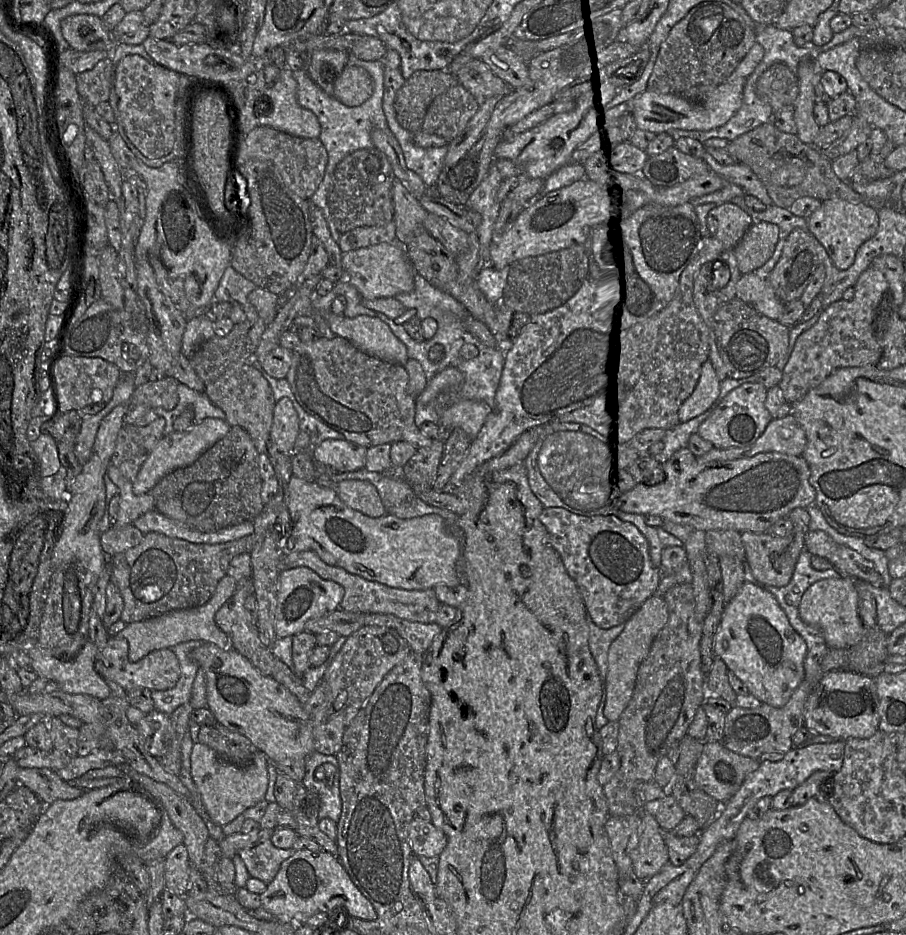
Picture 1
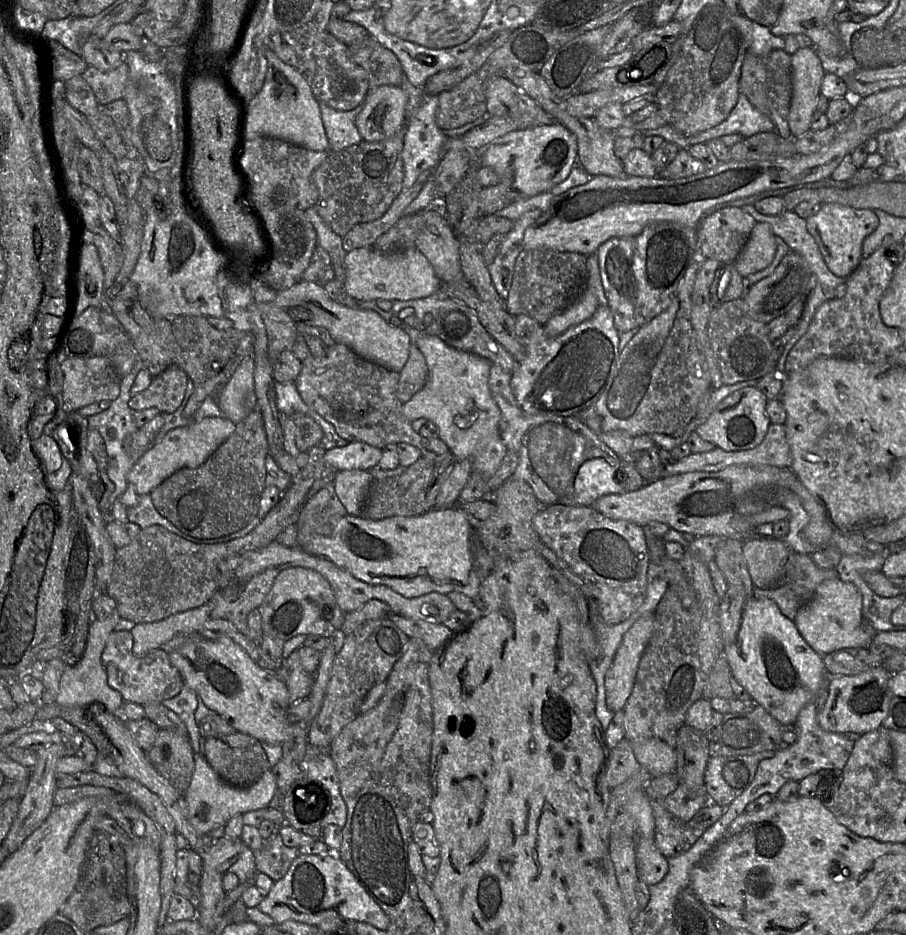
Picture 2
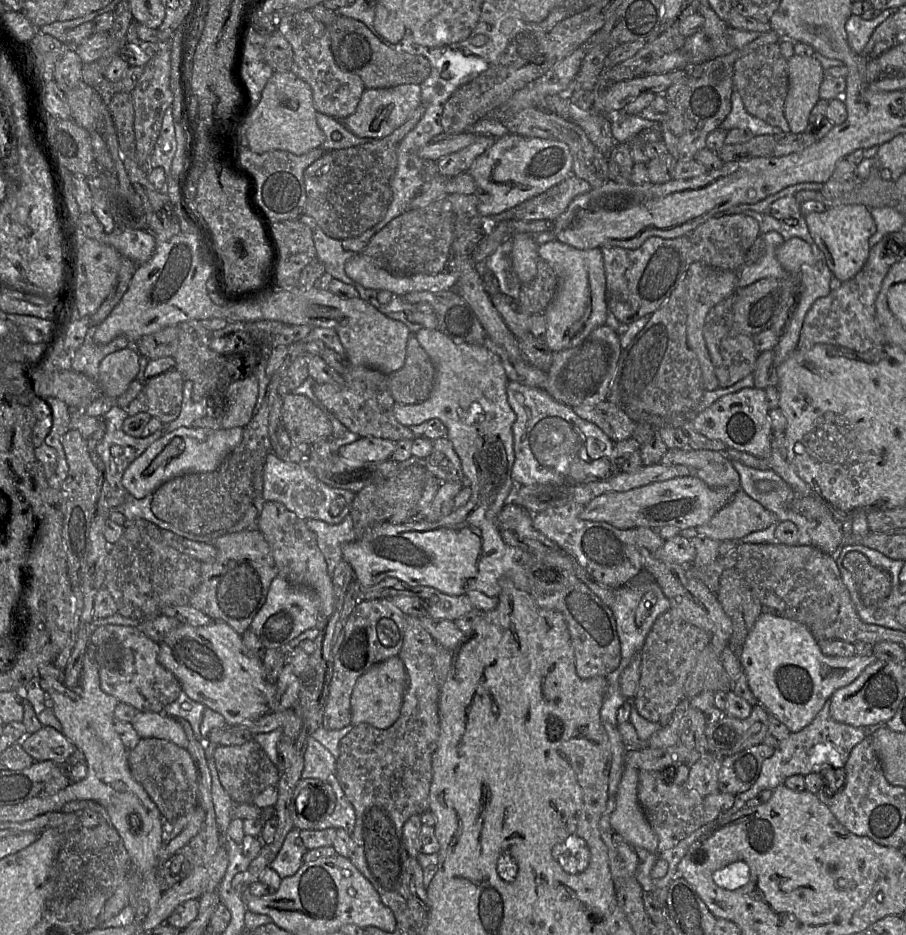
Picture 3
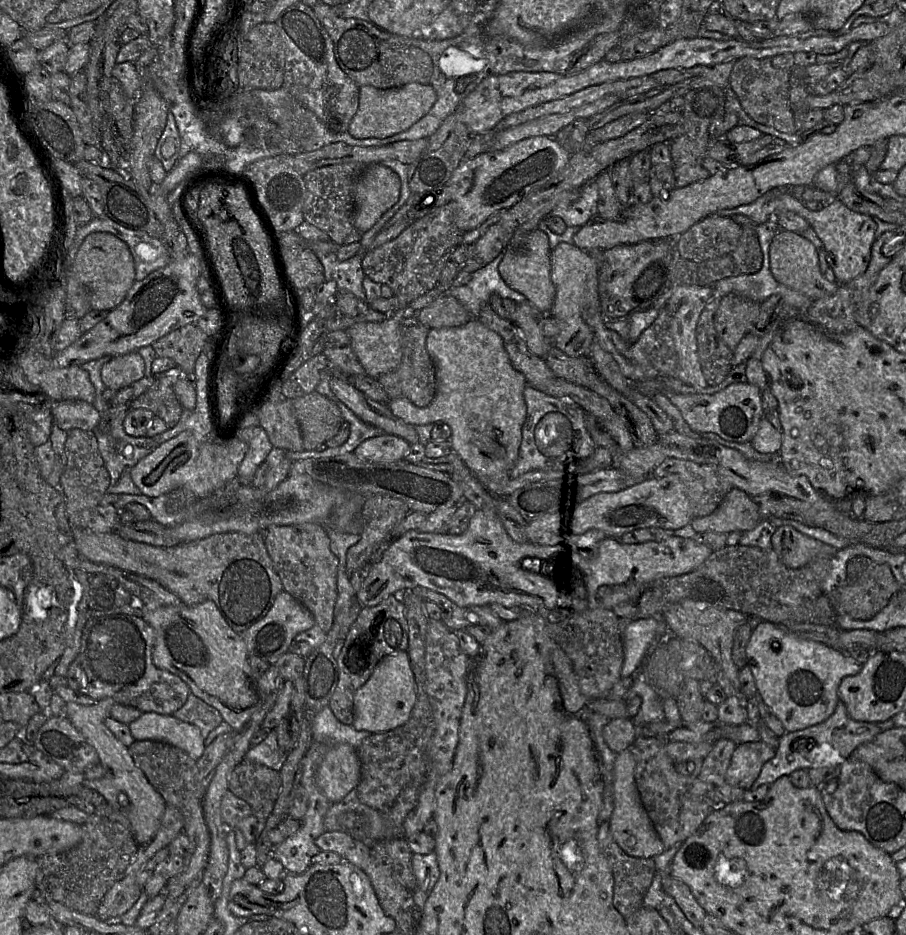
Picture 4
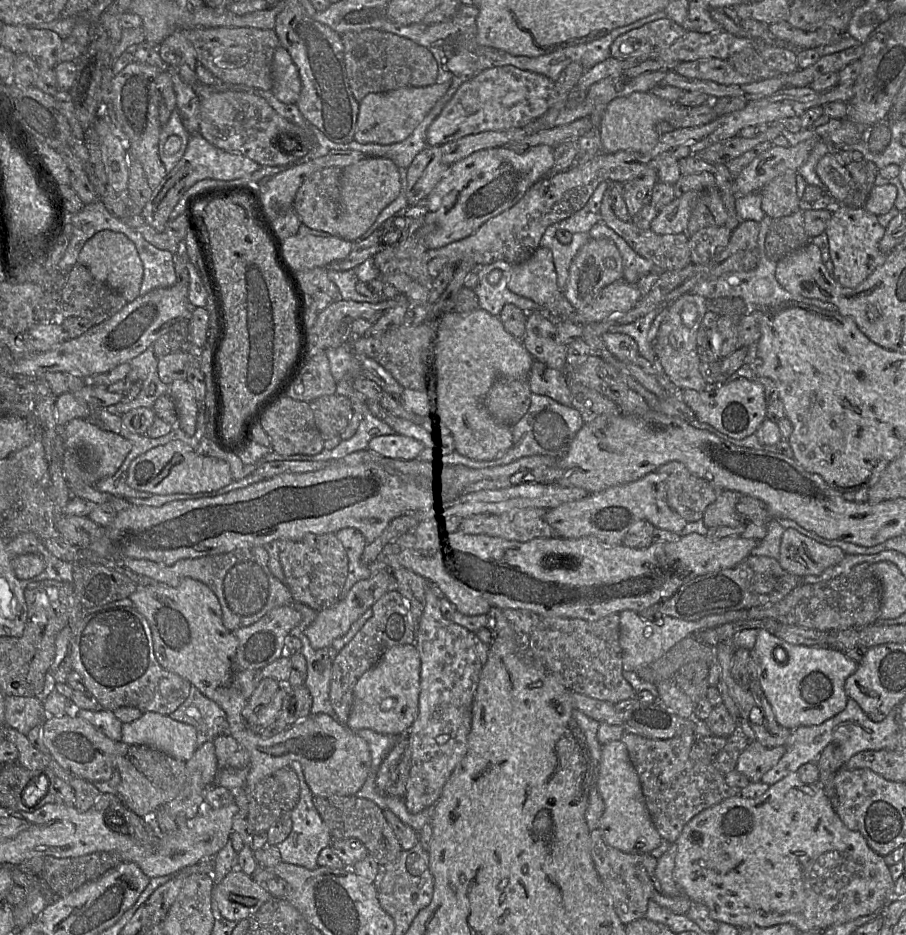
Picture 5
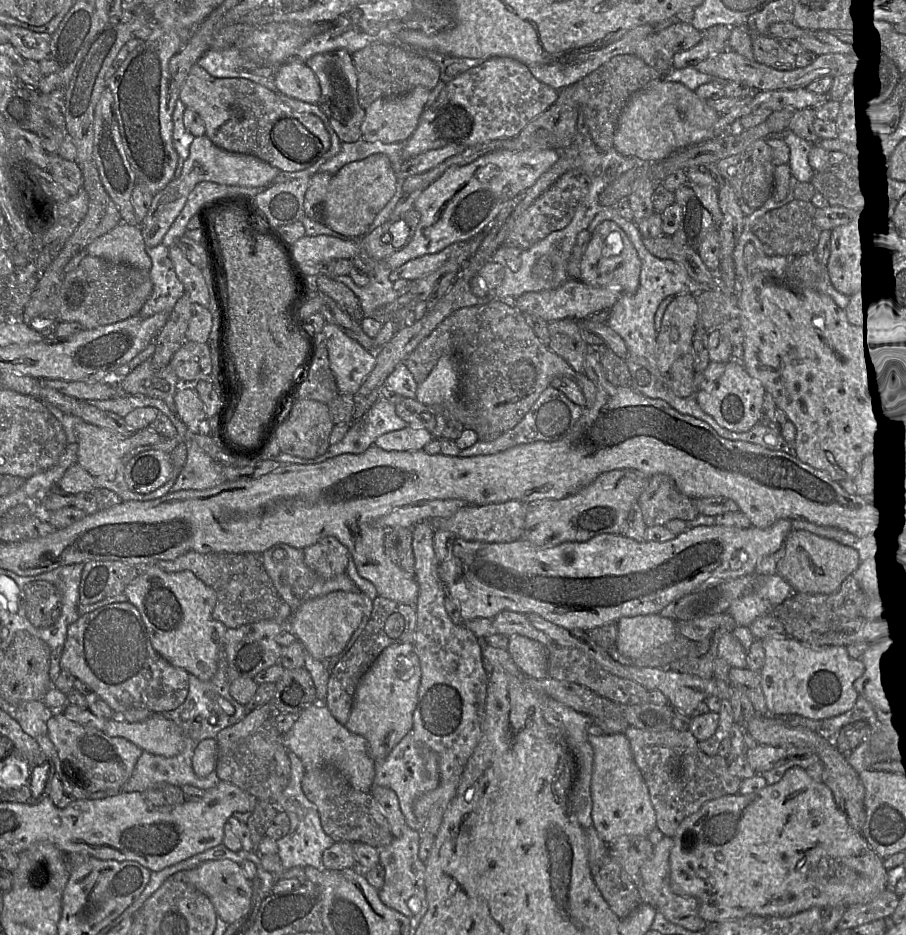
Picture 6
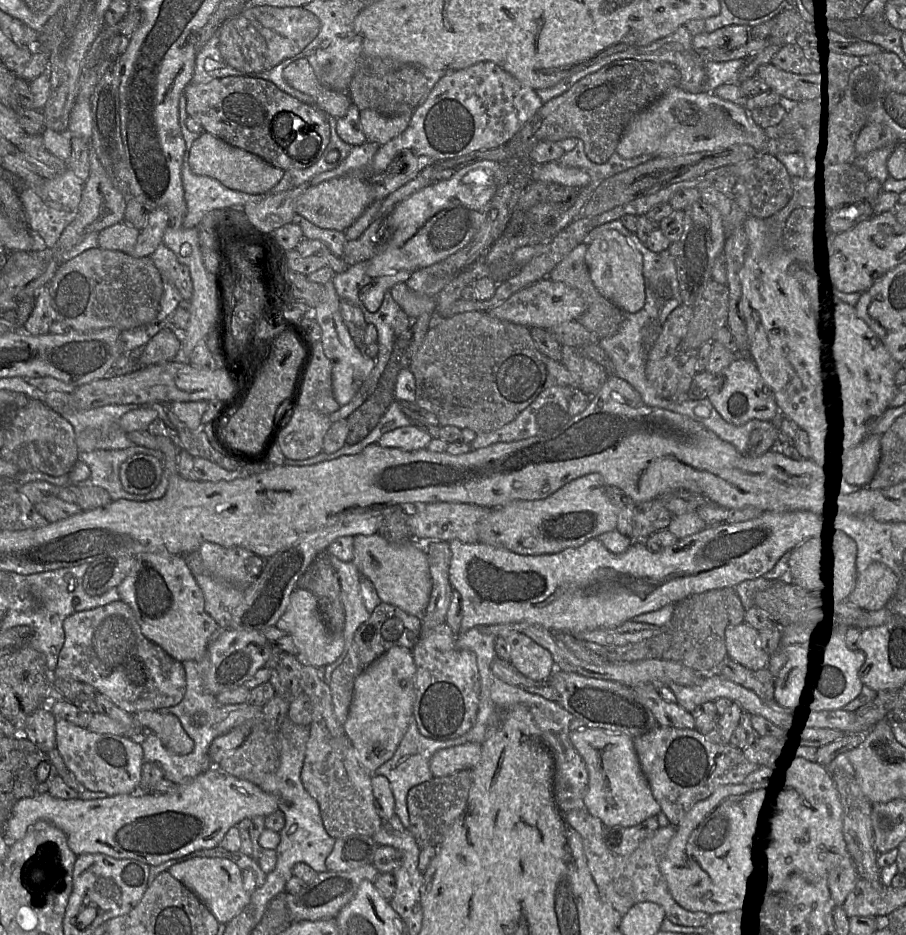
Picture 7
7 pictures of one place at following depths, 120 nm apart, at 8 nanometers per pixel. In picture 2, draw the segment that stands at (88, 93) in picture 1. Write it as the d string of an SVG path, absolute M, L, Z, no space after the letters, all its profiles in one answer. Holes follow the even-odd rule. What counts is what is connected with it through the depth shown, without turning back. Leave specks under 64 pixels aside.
M125 62L110 71L88 66L82 77L89 84L99 105L122 99L129 81L129 68Z

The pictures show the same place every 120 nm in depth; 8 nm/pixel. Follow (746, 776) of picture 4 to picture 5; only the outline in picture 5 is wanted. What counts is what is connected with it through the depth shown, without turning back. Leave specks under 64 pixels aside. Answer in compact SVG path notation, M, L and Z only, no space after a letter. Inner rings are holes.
M751 741L739 755L735 770L749 782L759 782L762 776L774 767L785 753L784 746L767 748L757 741Z

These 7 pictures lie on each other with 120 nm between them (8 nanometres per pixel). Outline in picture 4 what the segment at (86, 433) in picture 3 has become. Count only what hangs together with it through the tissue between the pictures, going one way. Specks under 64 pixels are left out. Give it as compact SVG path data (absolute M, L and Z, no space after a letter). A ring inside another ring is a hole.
M82 400L50 402L50 410L53 424L65 431L93 431L100 421L100 414L95 407Z

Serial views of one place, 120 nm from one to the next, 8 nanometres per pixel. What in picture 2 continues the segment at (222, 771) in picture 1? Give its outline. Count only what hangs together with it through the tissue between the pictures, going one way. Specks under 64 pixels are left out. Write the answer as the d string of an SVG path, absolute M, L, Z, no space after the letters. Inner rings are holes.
M194 752L194 762L193 775L184 793L184 799L187 803L189 823L200 835L209 834L213 829L225 825L236 815L269 807L277 793L276 779L271 769L266 771L252 786L236 788L226 783L215 772L203 753Z

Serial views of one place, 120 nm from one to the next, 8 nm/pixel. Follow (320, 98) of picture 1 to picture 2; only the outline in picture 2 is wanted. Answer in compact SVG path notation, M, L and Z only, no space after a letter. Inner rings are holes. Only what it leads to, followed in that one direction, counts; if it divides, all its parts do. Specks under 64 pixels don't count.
M318 101L318 103L329 142L328 151L339 151L363 140L355 124L355 119L361 112L363 103L350 111L339 111L324 102Z

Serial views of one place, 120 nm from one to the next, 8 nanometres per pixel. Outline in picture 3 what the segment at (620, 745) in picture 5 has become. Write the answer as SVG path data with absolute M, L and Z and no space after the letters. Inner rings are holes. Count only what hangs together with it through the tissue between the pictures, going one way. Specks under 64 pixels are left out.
M625 766L617 786L611 827L633 848L658 853L658 835L647 820L638 800L638 770Z

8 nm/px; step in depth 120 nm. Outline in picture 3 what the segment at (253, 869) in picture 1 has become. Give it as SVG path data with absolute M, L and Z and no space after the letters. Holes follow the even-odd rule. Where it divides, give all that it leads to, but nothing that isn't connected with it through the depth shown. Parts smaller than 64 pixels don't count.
M294 827L287 834L281 849L269 865L282 879L296 874L303 863L303 856L308 851L304 846L296 844L300 831Z

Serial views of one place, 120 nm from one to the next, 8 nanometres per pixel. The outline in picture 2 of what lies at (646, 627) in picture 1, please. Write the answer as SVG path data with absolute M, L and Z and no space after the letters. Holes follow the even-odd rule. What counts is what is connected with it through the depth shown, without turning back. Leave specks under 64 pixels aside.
M655 614L640 617L624 634L612 664L605 674L605 691L607 708L616 713L622 710L631 695L641 657L655 629Z

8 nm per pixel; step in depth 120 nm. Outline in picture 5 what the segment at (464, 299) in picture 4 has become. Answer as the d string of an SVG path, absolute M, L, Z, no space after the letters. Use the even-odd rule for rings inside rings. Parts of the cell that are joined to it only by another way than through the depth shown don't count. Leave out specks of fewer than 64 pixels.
M502 260L478 267L476 272L479 282L473 290L478 297L480 309L489 312L493 316L499 316L506 304L513 304L525 312L541 309L531 299L522 297L509 290L508 281L511 268L512 266L509 263ZM496 269L501 269L503 275L497 284L492 285L488 281L488 276Z

